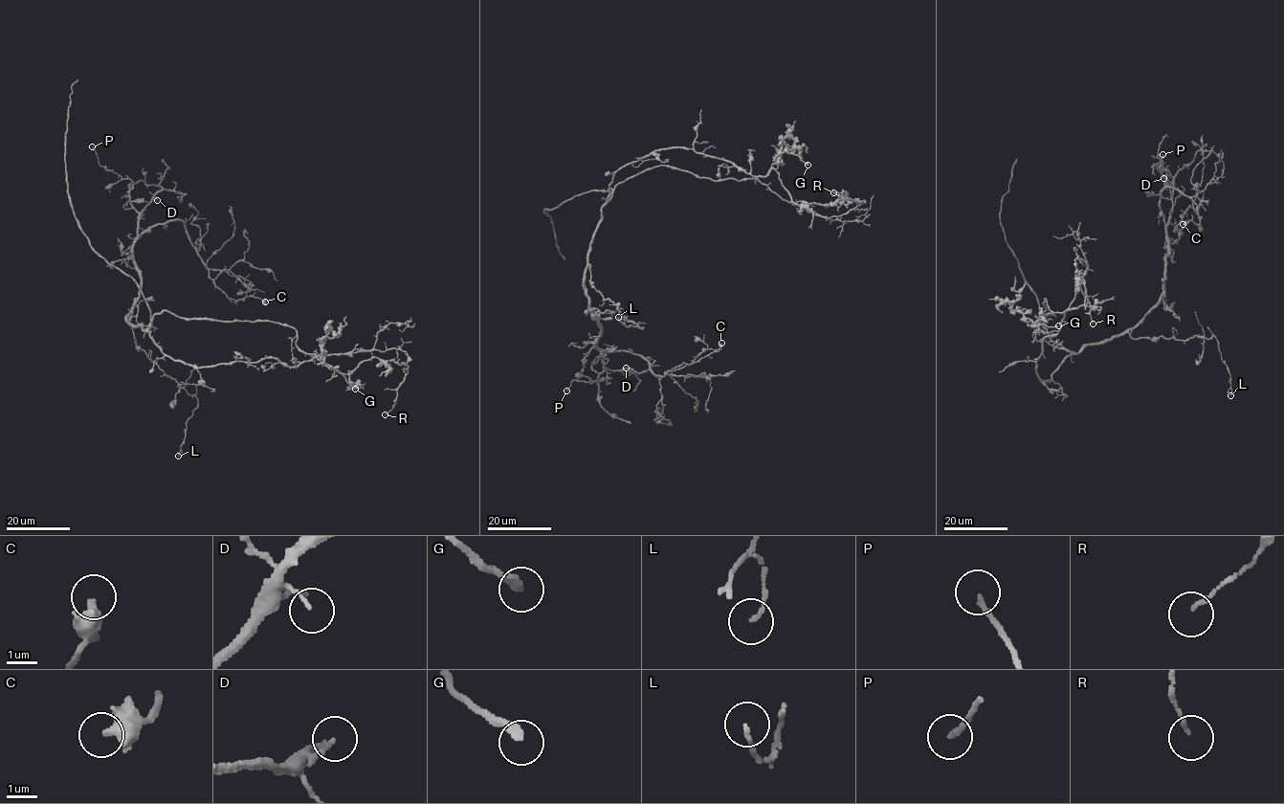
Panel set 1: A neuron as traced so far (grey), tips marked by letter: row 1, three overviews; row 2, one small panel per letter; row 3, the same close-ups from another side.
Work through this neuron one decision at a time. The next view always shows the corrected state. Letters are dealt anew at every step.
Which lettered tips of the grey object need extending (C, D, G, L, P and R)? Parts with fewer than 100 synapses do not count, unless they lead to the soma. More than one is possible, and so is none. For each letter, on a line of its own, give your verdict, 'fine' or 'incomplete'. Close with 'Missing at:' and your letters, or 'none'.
C: fine
D: fine
G: fine
L: fine
P: fine
R: fine
Missing at: none

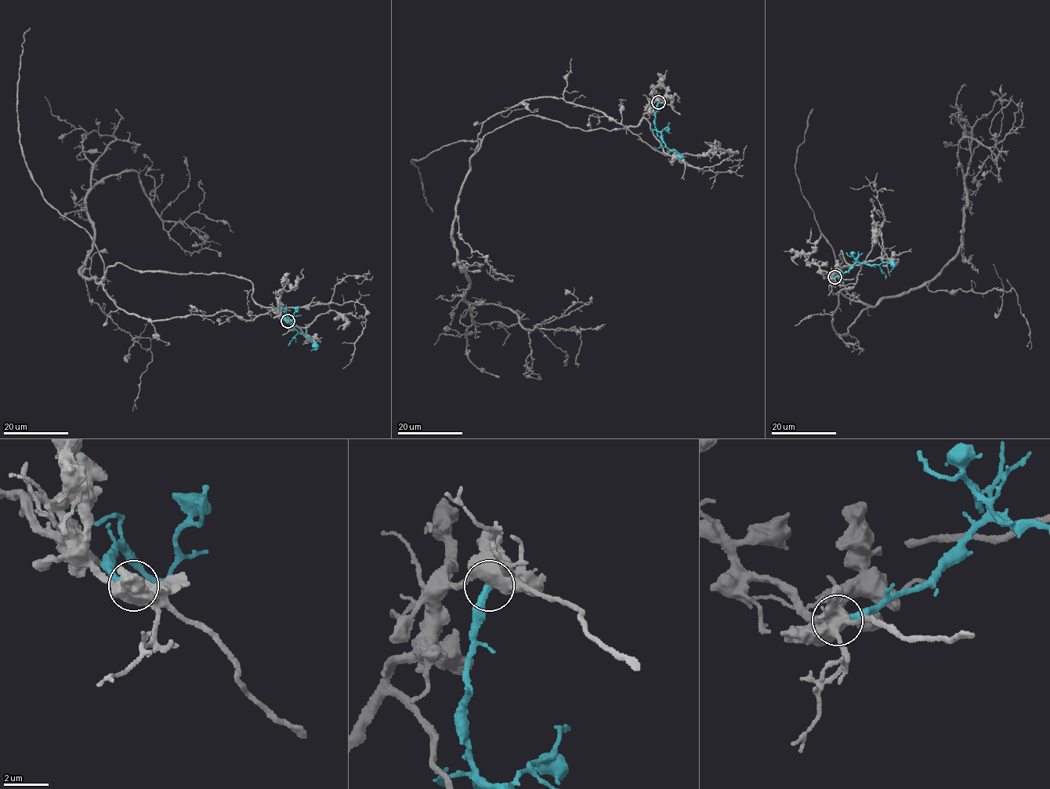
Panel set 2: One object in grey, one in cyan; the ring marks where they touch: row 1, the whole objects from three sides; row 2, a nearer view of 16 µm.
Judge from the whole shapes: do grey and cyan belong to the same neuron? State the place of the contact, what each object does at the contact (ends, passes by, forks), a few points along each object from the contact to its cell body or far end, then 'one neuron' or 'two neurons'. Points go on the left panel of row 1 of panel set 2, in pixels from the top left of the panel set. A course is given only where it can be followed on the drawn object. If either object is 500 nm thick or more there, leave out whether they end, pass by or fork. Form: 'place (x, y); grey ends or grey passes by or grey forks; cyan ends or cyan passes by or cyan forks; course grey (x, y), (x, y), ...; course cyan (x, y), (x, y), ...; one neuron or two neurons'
place (287, 321); course grey (287, 320), (226, 274), (81, 274), (96, 184), (134, 171), (181, 223), (200, 179); course cyan (287, 320), (284, 320), (284, 315), (292, 321), (298, 332), (305, 335), (310, 340), (316, 349), (310, 350); two neurons

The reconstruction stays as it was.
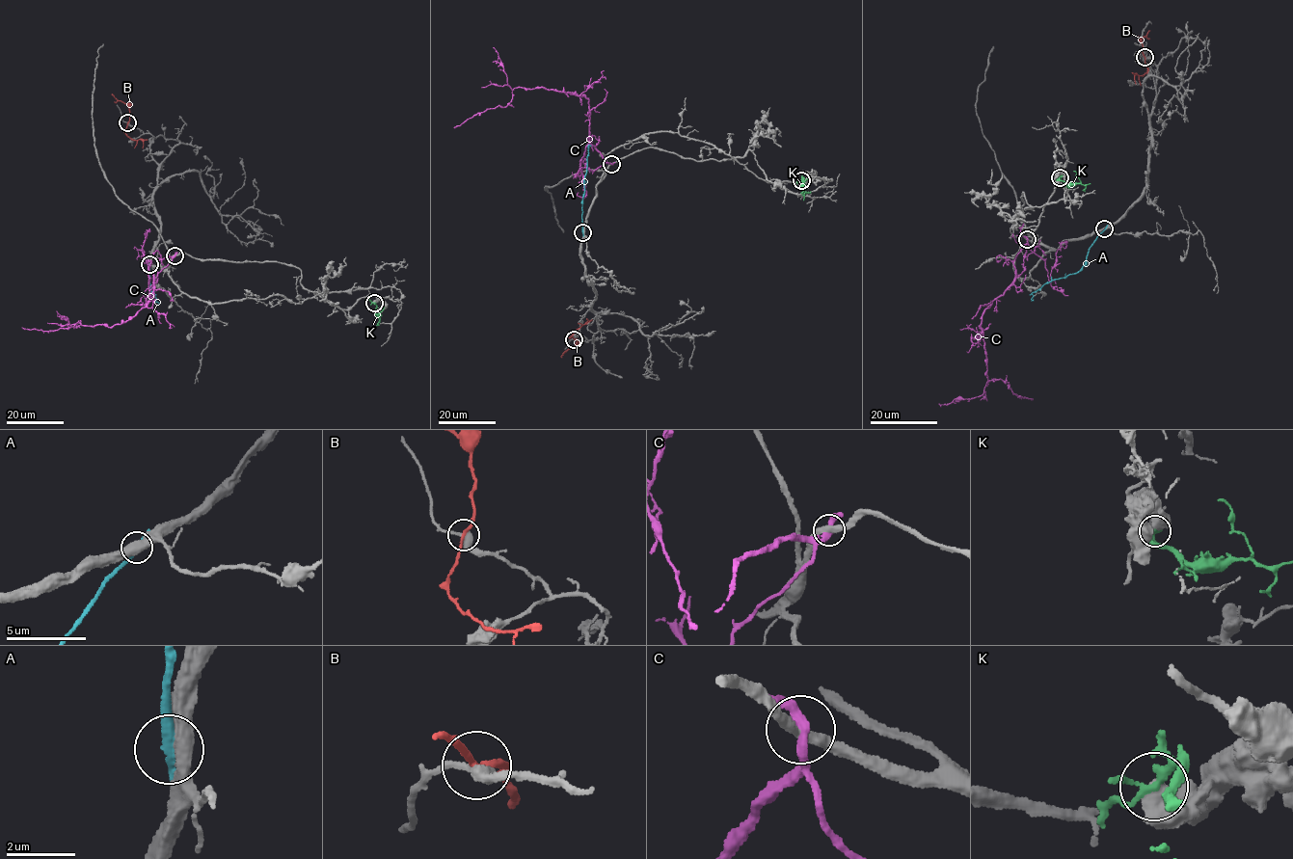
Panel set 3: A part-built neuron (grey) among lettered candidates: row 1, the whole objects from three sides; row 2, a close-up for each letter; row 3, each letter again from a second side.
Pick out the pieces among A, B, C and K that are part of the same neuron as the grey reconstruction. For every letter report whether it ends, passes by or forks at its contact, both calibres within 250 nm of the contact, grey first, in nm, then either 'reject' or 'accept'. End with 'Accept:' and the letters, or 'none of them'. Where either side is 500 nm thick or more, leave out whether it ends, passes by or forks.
A: 550 nm thick on the grey side, 240 nm on the other; reject
B: it passes by; 360 nm thick on the grey side, 170 nm on the other; reject
C: it passes by; 320 nm thick on the grey side, 320 nm on the other; reject
K: 650 nm thick on the grey side, 180 nm on the other; reject
Accept: none of them

